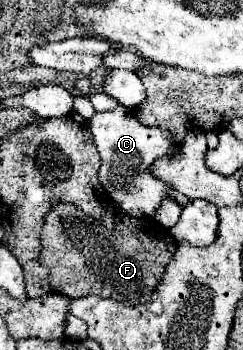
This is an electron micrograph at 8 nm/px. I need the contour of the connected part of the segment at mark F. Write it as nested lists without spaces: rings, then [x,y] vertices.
[[[58,204],[46,216],[40,262],[50,270],[52,290],[68,298],[96,294],[128,306],[144,304],[176,254],[170,230],[160,230],[152,218],[116,214],[116,228],[106,230],[72,204]]]

